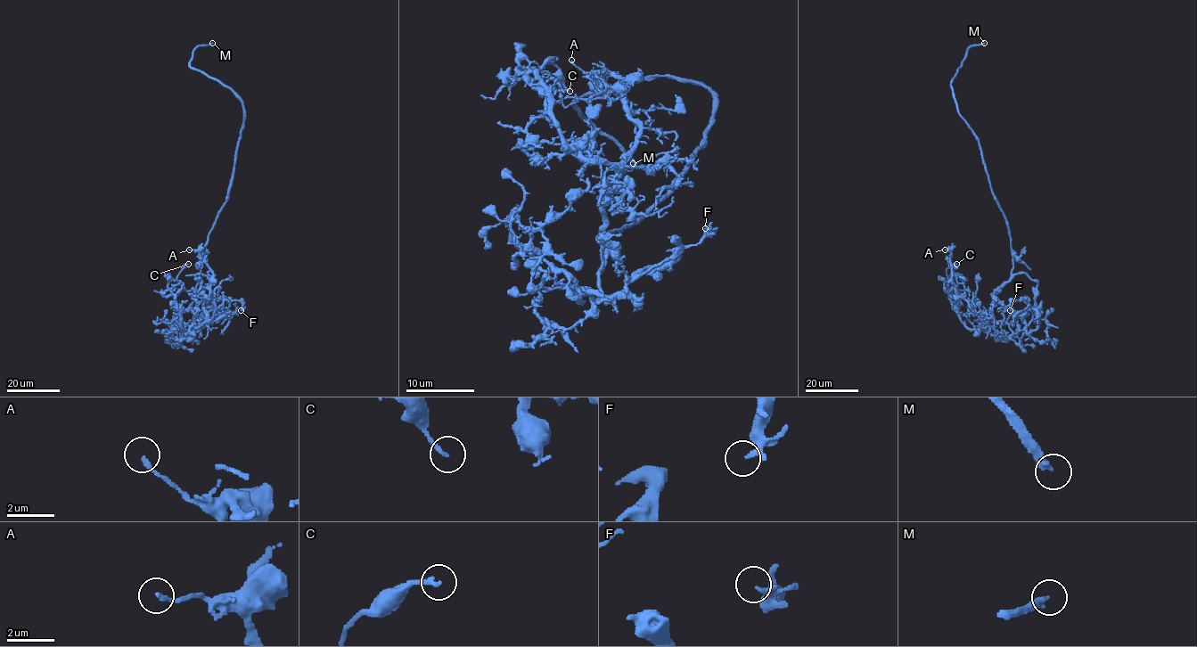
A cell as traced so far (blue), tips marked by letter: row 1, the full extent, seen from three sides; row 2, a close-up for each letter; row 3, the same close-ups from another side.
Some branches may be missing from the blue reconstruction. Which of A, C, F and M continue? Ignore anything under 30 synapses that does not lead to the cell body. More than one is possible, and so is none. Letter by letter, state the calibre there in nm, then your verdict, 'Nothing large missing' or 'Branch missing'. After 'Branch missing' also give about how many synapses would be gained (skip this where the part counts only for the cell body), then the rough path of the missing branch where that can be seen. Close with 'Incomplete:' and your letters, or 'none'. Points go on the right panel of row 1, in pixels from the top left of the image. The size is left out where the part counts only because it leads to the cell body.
A: Thickness 160 nm. Nothing large missing
C: Thickness 200 nm. Nothing large missing
F: Thickness 240 nm. Nothing large missing
M: Thickness 260 nm. Branch missing. Course of what is missing: (984, 43), (993, 41), (1001, 52), (1007, 53), (1007, 48)
Incomplete: M

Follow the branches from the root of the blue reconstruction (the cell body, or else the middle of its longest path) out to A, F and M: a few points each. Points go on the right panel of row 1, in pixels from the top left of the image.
A: (1004, 217), (1013, 267), (1012, 277), (995, 294), (994, 306), (985, 318), (956, 293), (951, 253), (945, 249)
F: (1004, 217), (1012, 250), (1012, 274), (1025, 273), (1037, 282), (1036, 309), (1020, 299), (1012, 302), (1010, 310)
M: (1004, 217), (991, 188), (979, 139), (959, 113), (951, 87), (966, 51), (984, 43)

